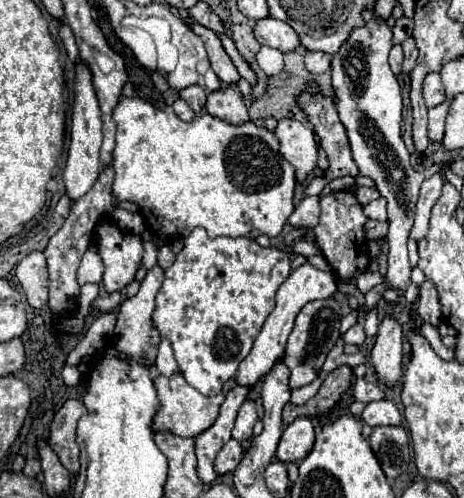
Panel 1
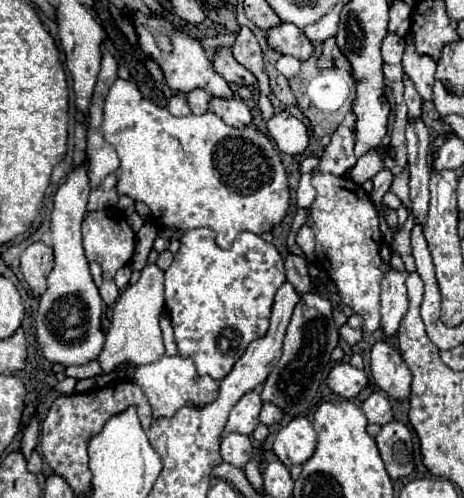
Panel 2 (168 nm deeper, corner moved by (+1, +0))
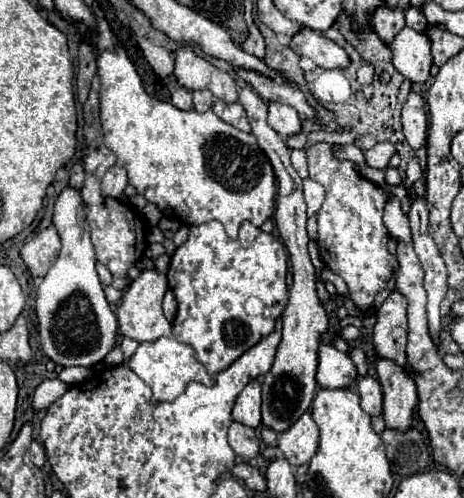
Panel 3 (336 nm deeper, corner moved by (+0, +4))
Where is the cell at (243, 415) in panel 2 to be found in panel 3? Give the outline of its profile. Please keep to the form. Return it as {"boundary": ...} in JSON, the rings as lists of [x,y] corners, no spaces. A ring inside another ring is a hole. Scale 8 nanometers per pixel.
{"boundary":[[[252,379],[242,393],[238,395],[234,409],[232,409],[232,419],[250,427],[260,425],[260,387],[262,383],[258,379]]]}

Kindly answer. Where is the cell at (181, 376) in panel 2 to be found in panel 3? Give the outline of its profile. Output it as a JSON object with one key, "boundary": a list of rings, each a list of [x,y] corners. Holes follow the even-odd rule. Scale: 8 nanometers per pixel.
{"boundary":[[[160,337],[156,341],[144,341],[138,345],[136,353],[128,359],[128,367],[152,389],[156,401],[174,401],[190,381],[200,381],[212,385],[212,375],[194,357],[194,349],[174,337]]]}

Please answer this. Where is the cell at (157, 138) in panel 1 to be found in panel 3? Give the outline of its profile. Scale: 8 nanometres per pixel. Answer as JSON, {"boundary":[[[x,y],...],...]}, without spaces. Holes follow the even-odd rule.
{"boundary":[[[114,47],[112,51],[100,51],[98,55],[98,77],[100,77],[100,121],[102,121],[102,133],[104,133],[104,143],[106,147],[116,153],[118,161],[116,165],[122,165],[126,171],[128,171],[128,181],[132,187],[136,187],[136,191],[140,195],[144,195],[150,203],[156,203],[160,211],[164,211],[166,215],[174,215],[178,217],[184,225],[200,225],[200,223],[208,223],[208,221],[220,221],[228,233],[230,239],[234,239],[238,235],[238,227],[242,221],[250,221],[252,225],[260,227],[266,219],[272,217],[274,213],[274,171],[272,171],[272,165],[268,161],[268,157],[262,153],[262,149],[258,149],[256,145],[256,137],[252,133],[244,133],[228,123],[224,123],[218,115],[214,115],[212,111],[206,111],[206,113],[198,113],[194,109],[190,111],[182,111],[182,109],[176,109],[172,103],[166,103],[166,101],[160,101],[156,97],[150,97],[144,87],[142,87],[142,80],[140,75],[136,73],[136,67],[134,63],[128,59],[126,51],[122,47]]]}

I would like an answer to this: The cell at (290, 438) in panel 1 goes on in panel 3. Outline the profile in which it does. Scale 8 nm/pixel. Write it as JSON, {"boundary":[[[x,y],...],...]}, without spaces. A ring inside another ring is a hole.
{"boundary":[[[304,413],[288,431],[278,437],[278,449],[290,465],[308,463],[318,449],[318,425],[310,413]]]}

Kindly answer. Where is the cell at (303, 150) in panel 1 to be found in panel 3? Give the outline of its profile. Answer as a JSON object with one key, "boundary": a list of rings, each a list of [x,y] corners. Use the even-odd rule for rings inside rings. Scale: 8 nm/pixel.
{"boundary":[[[270,103],[268,107],[268,125],[278,131],[282,137],[290,137],[300,131],[300,115],[294,107],[284,103]]]}

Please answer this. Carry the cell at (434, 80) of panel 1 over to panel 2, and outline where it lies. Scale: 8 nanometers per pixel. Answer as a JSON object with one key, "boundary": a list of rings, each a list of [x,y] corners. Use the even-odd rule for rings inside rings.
{"boundary":[[[407,35],[407,49],[403,55],[403,71],[415,83],[419,95],[425,101],[433,101],[433,83],[435,83],[435,67],[437,63],[427,55],[417,55],[411,35]]]}

